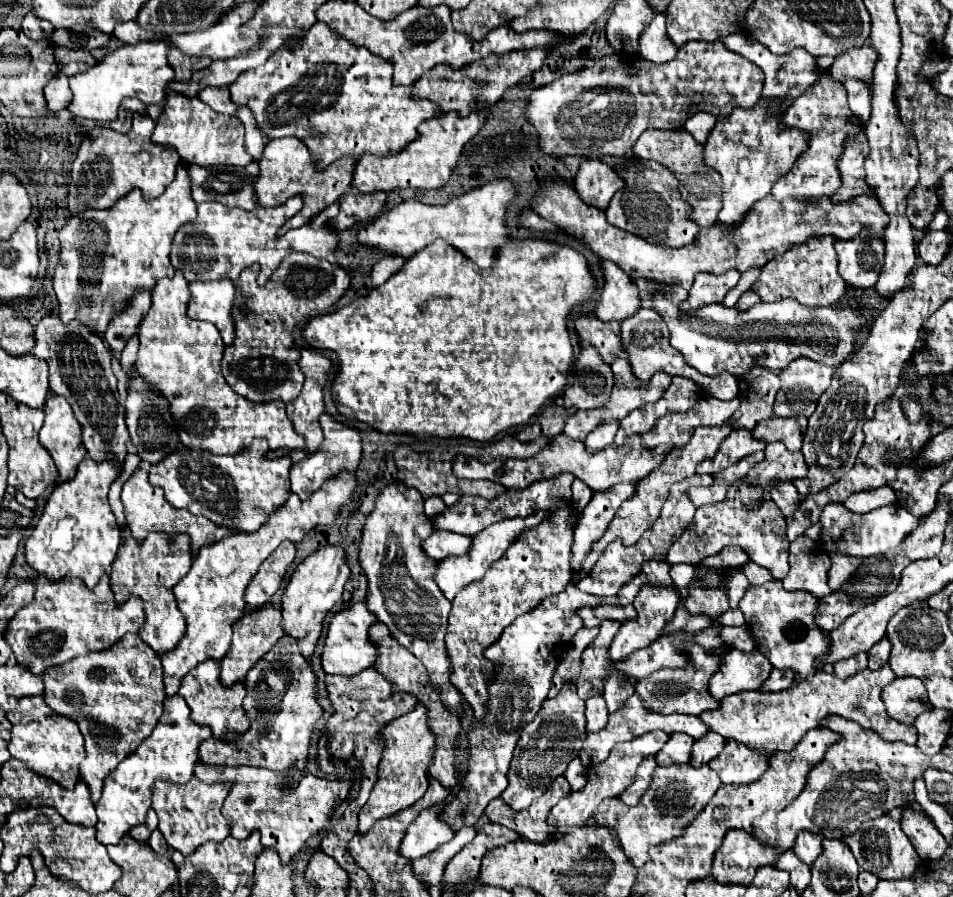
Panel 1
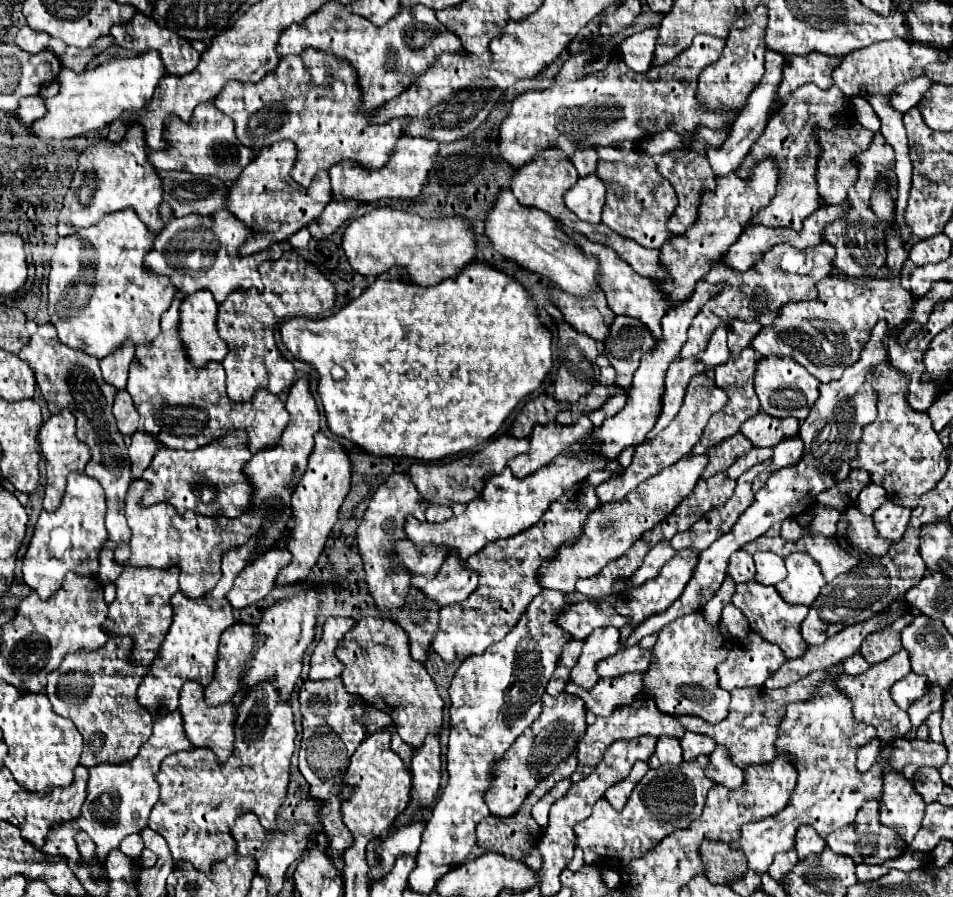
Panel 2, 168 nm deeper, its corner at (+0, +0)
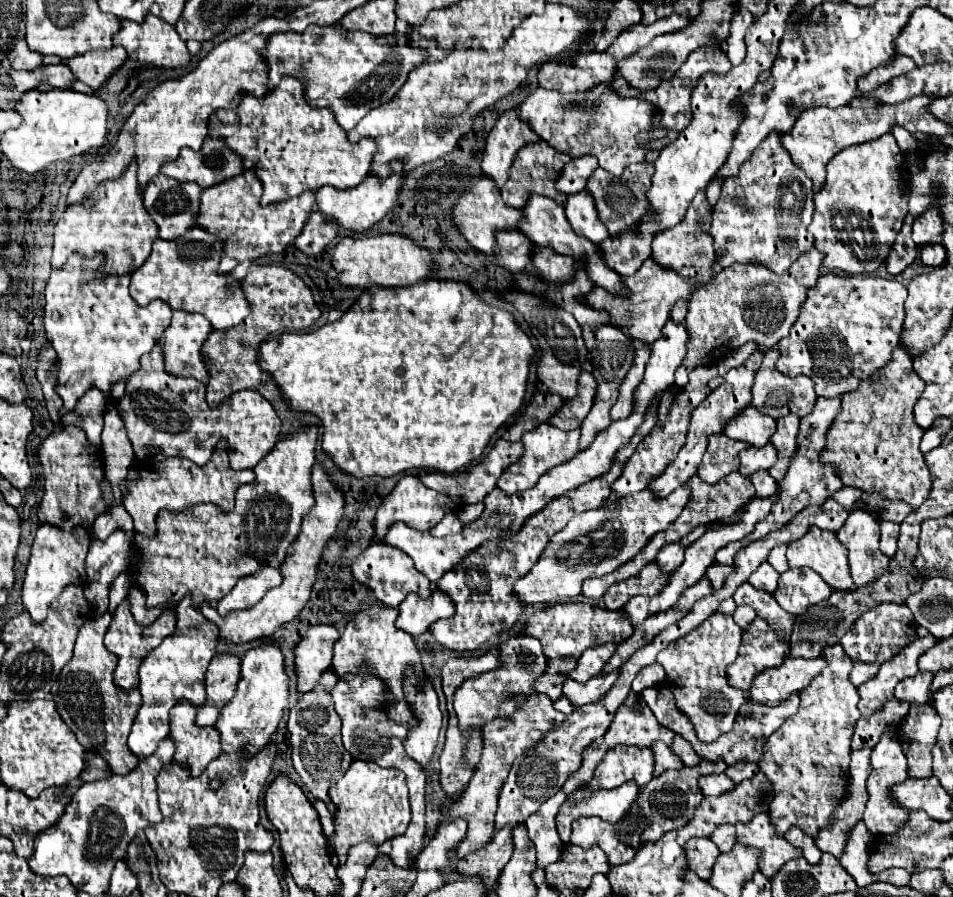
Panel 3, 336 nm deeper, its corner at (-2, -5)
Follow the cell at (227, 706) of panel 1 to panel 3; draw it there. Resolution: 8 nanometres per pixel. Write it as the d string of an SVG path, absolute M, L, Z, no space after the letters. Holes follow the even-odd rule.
M180 702L170 714L170 738L174 740L174 762L188 768L192 776L200 776L206 766L220 756L220 734L214 726L200 728L194 722L196 708Z

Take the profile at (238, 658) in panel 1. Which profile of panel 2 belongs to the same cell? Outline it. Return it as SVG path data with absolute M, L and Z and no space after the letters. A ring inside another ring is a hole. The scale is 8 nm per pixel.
M234 623L222 633L216 673L204 691L208 705L222 705L242 689L242 669L246 669L246 661L250 661L250 655L260 645L262 635L258 635L258 625Z

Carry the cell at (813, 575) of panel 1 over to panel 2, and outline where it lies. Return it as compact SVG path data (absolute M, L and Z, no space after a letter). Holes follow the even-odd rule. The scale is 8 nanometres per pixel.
M790 553L784 561L786 561L788 575L784 581L776 585L778 593L788 603L812 605L822 585L826 583L818 569L818 563L812 561L808 553Z

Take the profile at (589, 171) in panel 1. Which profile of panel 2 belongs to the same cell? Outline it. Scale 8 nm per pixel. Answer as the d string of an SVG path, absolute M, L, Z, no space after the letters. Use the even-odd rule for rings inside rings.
M592 173L590 177L580 177L564 199L566 207L574 211L580 221L600 223L602 207L606 201L606 185L596 173Z

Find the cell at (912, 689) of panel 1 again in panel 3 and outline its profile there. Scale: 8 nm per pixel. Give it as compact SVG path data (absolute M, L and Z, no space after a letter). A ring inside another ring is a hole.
M918 672L912 678L904 678L904 682L898 682L896 686L896 698L908 704L926 704L930 700L932 678L934 674L930 672Z

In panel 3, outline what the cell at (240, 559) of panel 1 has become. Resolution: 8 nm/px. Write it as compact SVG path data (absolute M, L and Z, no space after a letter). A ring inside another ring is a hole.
M186 595L180 604L176 604L175 632L164 638L164 642L156 650L152 650L140 666L142 708L128 736L128 748L132 750L132 754L136 754L138 760L148 758L156 750L158 742L168 736L168 710L174 704L178 704L180 700L188 700L196 708L204 706L204 674L212 656L216 654L216 644L218 628L192 606L192 600Z

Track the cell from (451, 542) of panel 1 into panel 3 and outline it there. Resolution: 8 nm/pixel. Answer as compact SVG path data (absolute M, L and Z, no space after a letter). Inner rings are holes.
M372 542L372 544L364 550L364 554L360 554L360 556L352 562L350 570L352 570L354 580L360 582L360 584L364 584L364 586L368 586L368 588L374 592L374 596L376 596L382 604L386 604L386 606L398 606L408 592L414 592L418 598L428 598L428 596L432 594L430 582L424 578L424 574L420 574L420 572L414 568L414 562L408 558L408 554L404 554L404 552L398 550L398 548L386 546L386 544L382 544L382 542Z

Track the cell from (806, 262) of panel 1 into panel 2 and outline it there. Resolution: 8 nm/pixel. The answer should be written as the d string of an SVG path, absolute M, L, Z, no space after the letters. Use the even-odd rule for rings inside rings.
M826 243L812 249L812 251L796 251L796 257L794 257L796 271L792 271L792 247L790 245L778 245L778 247L770 249L762 257L762 261L758 261L746 273L728 271L724 261L714 263L712 271L704 279L708 283L724 283L724 289L720 293L712 295L710 301L706 301L704 307L700 309L700 313L694 317L694 323L688 329L688 341L682 347L680 357L696 357L698 353L702 353L704 347L706 347L708 337L712 335L712 331L720 323L729 326L734 317L746 319L746 321L760 321L762 325L772 325L772 321L778 315L778 309L784 303L810 299L812 291L816 293L816 283L822 281L824 277L828 277L830 271L832 271L832 255L834 255L832 247L826 245ZM810 267L812 267L812 271L806 271ZM798 269L804 269L804 271L798 271Z

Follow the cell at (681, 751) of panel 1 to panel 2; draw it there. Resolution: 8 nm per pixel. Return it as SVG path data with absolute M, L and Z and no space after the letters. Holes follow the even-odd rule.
M660 737L656 743L656 751L650 757L648 765L652 769L660 767L660 765L680 765L682 763L682 747L680 741L674 737Z

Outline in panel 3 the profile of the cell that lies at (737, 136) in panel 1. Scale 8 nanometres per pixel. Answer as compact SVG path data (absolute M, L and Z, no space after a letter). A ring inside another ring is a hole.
M648 258L636 274L622 278L622 282L624 282L624 286L628 286L628 298L620 298L620 294L616 294L616 296L608 294L608 290L594 286L586 294L586 302L594 310L608 310L608 314L612 314L612 322L610 322L612 326L628 332L630 338L642 340L642 342L654 342L656 338L660 338L672 304L676 304L678 298L688 296L688 292L692 288L690 280L678 276L676 272L656 266L652 258Z

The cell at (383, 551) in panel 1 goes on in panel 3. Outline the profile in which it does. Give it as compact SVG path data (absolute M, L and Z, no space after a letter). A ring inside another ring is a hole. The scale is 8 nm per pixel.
M404 476L400 478L398 486L392 490L392 494L382 502L382 506L378 508L376 512L376 522L374 522L374 530L376 530L376 536L382 538L388 528L394 524L394 522L406 522L408 526L412 528L418 528L418 530L430 530L432 526L436 526L446 512L450 512L450 508L446 506L450 504L450 498L444 494L444 492L436 492L436 490L430 490L426 488L418 476Z

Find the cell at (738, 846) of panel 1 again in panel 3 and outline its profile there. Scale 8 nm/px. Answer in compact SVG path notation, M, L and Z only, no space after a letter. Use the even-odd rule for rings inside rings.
M692 838L684 844L684 850L686 850L686 862L688 862L688 868L692 872L696 872L702 880L708 880L710 874L712 874L712 866L718 858L718 848L714 846L712 840L698 840L698 838Z

